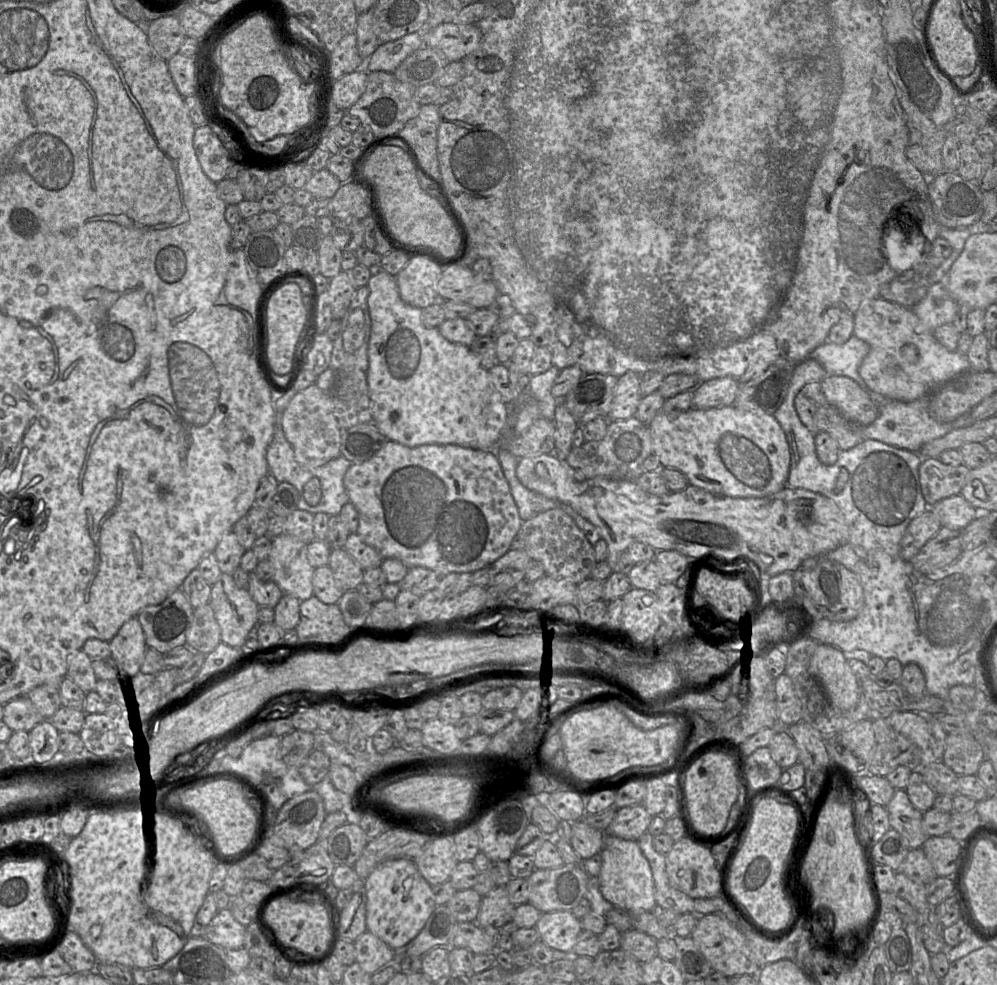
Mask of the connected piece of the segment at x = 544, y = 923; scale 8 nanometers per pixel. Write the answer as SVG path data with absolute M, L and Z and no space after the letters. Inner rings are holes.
M568 910L542 913L535 927L540 940L553 951L571 954L583 931L581 920Z

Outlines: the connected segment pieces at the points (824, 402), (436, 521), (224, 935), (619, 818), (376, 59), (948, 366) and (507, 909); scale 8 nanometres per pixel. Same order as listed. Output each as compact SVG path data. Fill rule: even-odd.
M821 382L806 384L795 398L795 408L813 434L827 432L841 450L851 449L867 439L863 426L849 421L827 400Z
M388 440L368 460L352 464L344 475L344 486L359 513L357 534L383 559L400 560L408 569L426 567L440 577L449 573L475 572L490 567L511 549L522 520L510 486L493 450L456 444L425 444L408 447Z
M220 910L203 930L203 937L226 950L241 949L245 945L246 927L233 917L230 910Z
M642 804L617 809L605 836L616 836L626 840L637 840L647 832L652 816Z
M414 32L397 40L380 44L365 60L367 72L387 72L393 74L401 62L423 46L423 33Z
M873 298L861 303L854 314L853 336L868 343L870 350L859 374L876 393L903 402L933 394L959 375L971 370L967 355L945 348L911 308Z
M496 886L482 898L475 922L482 928L502 928L513 920L515 907L509 899L505 886Z

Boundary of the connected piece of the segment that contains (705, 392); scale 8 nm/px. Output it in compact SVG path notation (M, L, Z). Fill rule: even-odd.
M731 377L701 382L694 389L693 407L709 409L734 404L741 384Z

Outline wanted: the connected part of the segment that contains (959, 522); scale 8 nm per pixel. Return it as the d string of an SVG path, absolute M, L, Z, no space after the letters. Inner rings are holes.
M961 494L945 498L932 506L941 525L952 530L963 530L980 512Z

